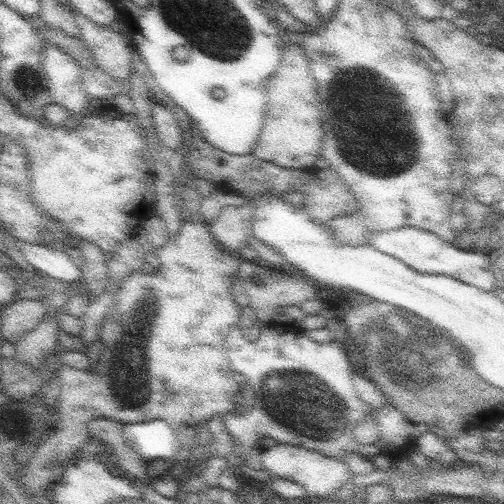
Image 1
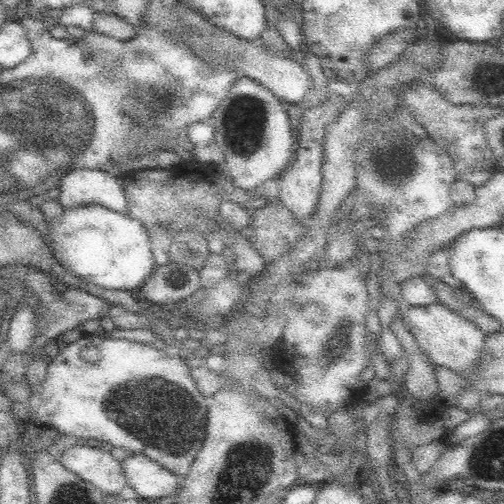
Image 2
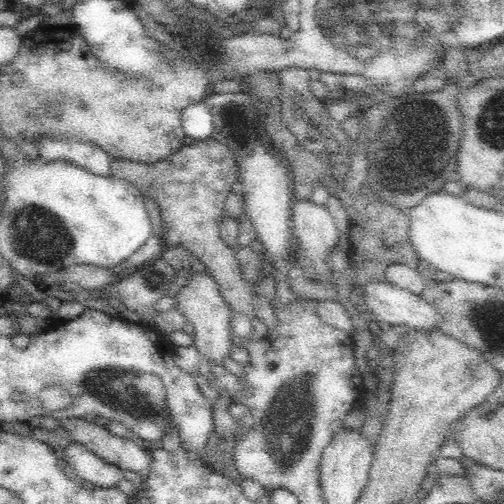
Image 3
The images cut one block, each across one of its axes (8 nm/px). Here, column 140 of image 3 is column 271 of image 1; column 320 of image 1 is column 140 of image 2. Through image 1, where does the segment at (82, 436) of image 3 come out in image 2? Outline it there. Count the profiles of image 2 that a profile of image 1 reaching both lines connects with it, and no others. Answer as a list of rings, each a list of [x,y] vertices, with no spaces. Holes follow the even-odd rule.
[[[132,452],[122,462],[126,484],[136,490],[138,498],[166,498],[176,496],[182,486],[180,478],[168,472],[162,464],[142,452]]]

